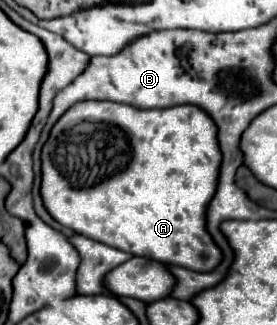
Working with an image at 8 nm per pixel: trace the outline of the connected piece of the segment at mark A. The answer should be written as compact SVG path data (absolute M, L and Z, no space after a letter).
M82 101L70 107L70 111L66 111L62 119L50 131L50 137L42 149L42 189L40 191L42 191L42 199L48 213L60 225L76 231L78 235L106 243L110 247L122 249L138 257L208 273L208 271L214 271L222 263L222 251L218 249L210 233L206 231L206 211L208 211L208 203L216 195L220 165L222 165L222 151L218 143L218 127L212 121L212 117L196 105L176 105L170 109L136 109L132 105L122 105L122 103L112 103L112 101Z

